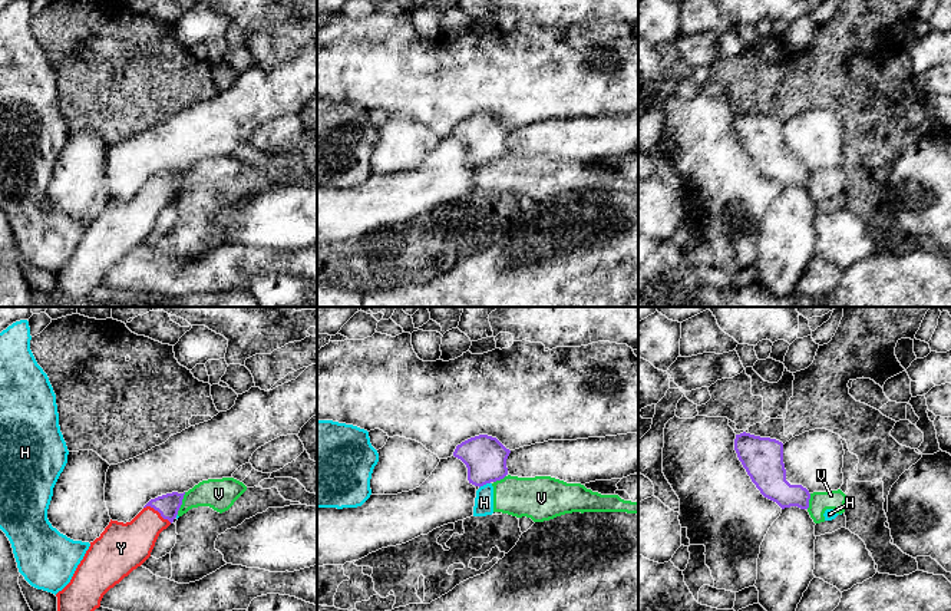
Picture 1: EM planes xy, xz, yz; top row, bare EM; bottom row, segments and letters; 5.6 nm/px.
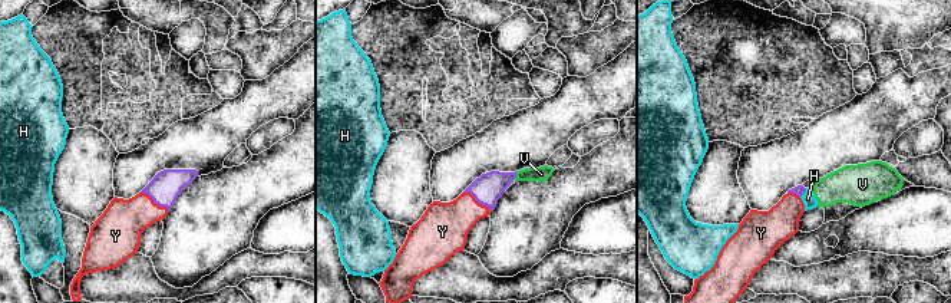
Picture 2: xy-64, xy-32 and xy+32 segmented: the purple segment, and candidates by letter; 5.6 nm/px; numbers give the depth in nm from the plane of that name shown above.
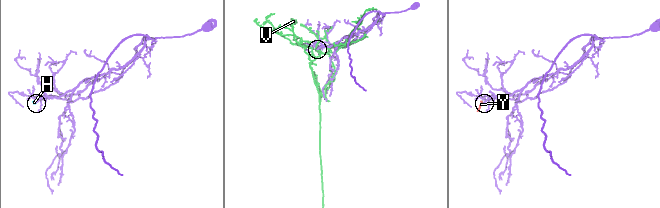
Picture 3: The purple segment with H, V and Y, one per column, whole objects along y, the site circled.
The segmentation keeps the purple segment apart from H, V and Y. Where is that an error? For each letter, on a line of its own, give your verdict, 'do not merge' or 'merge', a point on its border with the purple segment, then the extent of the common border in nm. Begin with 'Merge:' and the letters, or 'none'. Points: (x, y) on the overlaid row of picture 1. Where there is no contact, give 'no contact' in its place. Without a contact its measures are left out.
Merge: Y
H: do not merge; contact xz (484, 484); length 70 nm
V: do not merge; contact xy (181, 504); length 140 nm
Y: merge; contact xy (158, 511); length 180 nm

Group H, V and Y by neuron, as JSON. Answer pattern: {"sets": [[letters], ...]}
{"sets": [["H", "V"], ["Y"]]}

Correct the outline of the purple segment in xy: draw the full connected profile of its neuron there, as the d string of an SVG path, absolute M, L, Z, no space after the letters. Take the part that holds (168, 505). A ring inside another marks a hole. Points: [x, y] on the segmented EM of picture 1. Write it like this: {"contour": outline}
{"contour": "M172 492L151 499L131 522L110 519L100 536L90 542L70 582L56 594L57 611L95 611L99 608L103 595L151 556L159 534L176 518L184 495L185 492Z"}

